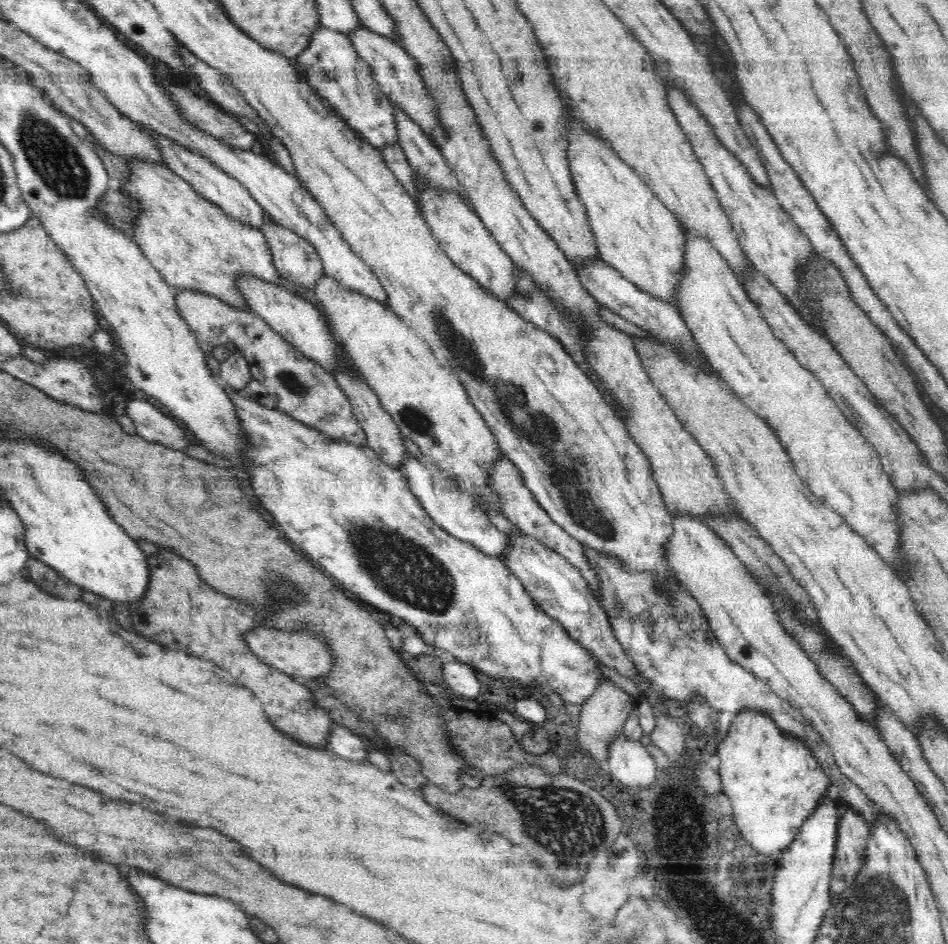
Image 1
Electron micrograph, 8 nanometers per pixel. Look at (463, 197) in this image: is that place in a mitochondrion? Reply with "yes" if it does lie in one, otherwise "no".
no

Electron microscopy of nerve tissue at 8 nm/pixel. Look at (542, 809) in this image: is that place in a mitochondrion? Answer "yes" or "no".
yes

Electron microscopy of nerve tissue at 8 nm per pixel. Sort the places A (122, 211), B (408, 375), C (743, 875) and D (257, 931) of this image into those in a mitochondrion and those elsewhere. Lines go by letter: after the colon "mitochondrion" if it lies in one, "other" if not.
A: mitochondrion
B: other
C: mitochondrion
D: other

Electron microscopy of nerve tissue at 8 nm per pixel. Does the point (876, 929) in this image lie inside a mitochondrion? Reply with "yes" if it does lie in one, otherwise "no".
yes

